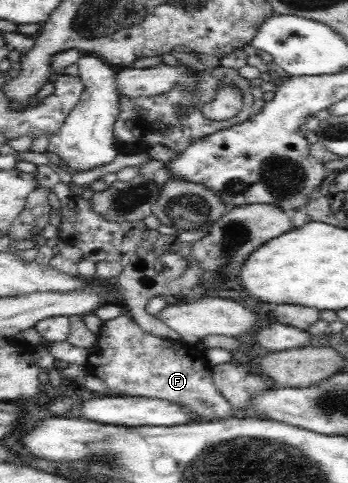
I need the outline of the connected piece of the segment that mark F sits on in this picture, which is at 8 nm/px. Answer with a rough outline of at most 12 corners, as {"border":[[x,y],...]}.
{"border":[[125,311],[98,324],[86,371],[111,395],[232,416],[205,348]]}

